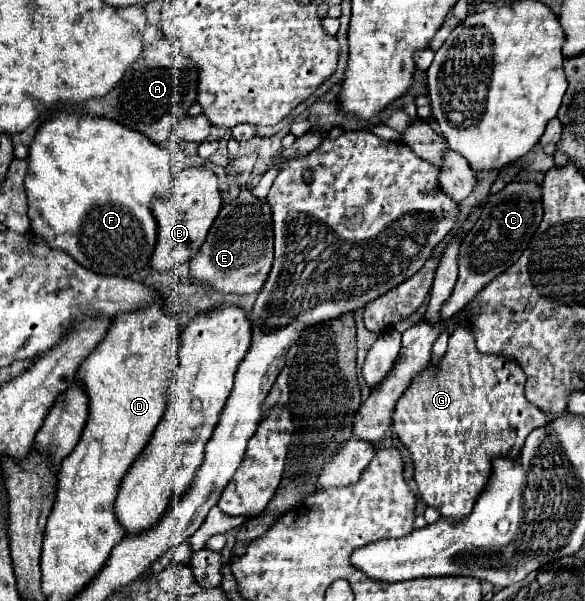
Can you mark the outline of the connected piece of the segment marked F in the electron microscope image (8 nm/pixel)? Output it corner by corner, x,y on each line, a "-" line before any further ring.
56,111
52,115
50,121
46,121
34,135
34,141
30,143
30,153
28,153
28,173
24,179
24,187
26,187
26,195
28,195
28,217
32,223
32,231
36,235
40,235
50,247
54,249
64,249
70,257
74,257
82,267
90,267
92,271
100,273
100,275
132,275
138,269
146,267
152,251
154,251
154,243
156,243
156,219
152,215
150,203
154,197
162,197
166,199
172,191
172,169
170,169
170,155
166,149
162,149
160,145
152,143
150,139
146,139
142,133
138,131
130,131
128,127
122,127
120,123
114,123
112,119
106,117
90,117
90,115
80,115
80,113
72,113
72,111

